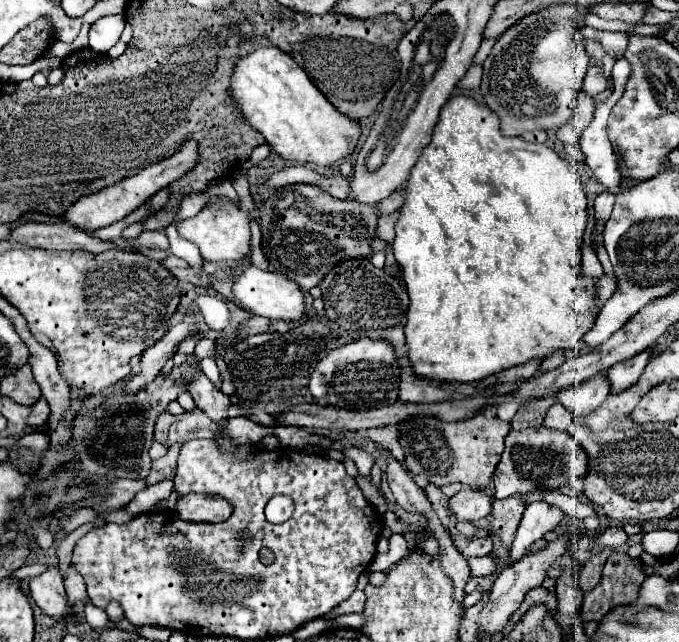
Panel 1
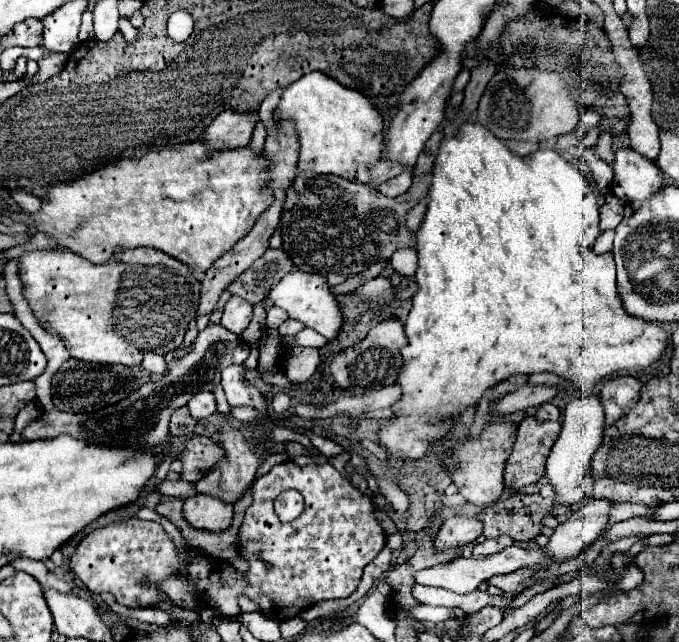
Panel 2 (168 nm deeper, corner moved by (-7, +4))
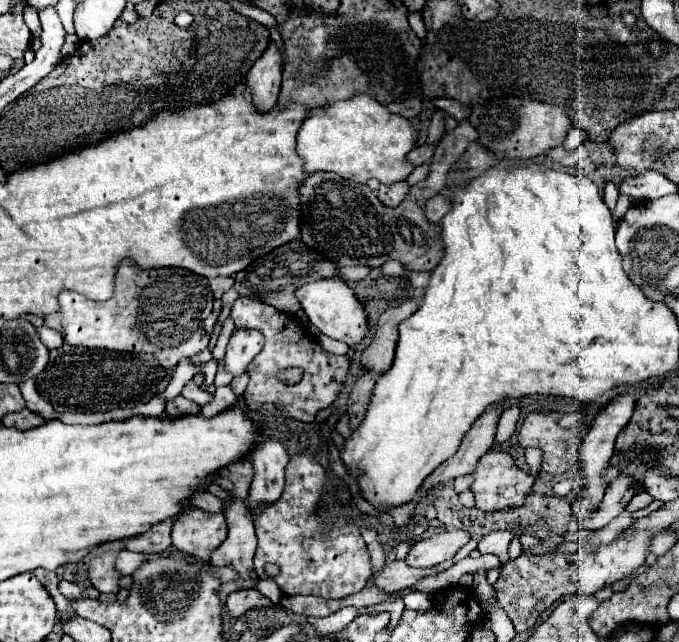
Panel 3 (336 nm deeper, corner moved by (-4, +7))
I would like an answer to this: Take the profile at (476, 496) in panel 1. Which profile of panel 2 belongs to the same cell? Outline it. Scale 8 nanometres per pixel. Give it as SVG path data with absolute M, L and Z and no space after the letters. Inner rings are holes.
M457 515L445 519L441 529L433 537L433 547L435 551L445 551L453 547L463 547L471 541L475 541L481 535L483 525L469 515Z

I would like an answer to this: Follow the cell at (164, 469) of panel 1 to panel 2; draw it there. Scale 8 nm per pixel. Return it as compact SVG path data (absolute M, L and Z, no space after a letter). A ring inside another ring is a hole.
M207 437L189 439L183 455L183 481L199 481L223 459L223 449Z

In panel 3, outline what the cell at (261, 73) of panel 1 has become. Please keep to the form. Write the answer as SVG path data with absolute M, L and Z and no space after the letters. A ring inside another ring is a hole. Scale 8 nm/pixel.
M354 94L344 102L334 102L316 110L310 118L304 120L302 128L298 130L298 146L296 152L304 162L304 172L334 172L352 182L368 182L370 178L380 180L382 184L392 184L398 180L406 180L412 172L412 166L406 162L406 154L414 148L416 130L410 122L398 114L388 112L378 100L370 98L368 94Z

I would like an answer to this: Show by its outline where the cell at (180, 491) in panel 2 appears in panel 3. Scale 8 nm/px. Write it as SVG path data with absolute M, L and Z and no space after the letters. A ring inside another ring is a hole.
M194 492L194 496L190 498L192 498L192 504L198 508L204 508L208 512L222 512L222 502L210 492L200 492L200 494Z

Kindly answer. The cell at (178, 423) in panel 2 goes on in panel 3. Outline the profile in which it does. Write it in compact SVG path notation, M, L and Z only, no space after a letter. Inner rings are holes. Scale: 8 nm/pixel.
M176 396L166 404L166 414L168 418L182 418L182 416L196 416L200 414L200 406L184 400L182 396Z

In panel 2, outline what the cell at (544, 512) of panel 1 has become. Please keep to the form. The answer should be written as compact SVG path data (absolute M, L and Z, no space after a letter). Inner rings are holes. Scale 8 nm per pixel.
M581 397L575 399L567 405L565 415L563 415L563 427L561 435L555 441L551 455L547 459L547 481L555 487L555 505L571 505L579 503L585 495L583 491L583 481L589 471L589 463L593 453L599 449L601 439L603 439L603 407L599 403L599 397Z

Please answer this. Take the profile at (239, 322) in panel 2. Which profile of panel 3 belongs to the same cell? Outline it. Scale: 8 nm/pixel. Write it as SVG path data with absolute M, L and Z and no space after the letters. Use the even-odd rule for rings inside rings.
M238 298L230 308L230 318L234 320L236 328L254 328L264 334L264 348L248 366L250 384L244 392L244 398L252 410L258 410L262 414L282 410L296 420L312 422L318 410L328 408L336 400L350 366L346 356L334 356L326 352L316 340L312 340L306 328L296 324L294 316L280 314L272 306L256 302L252 298ZM292 366L302 366L304 370L304 378L298 384L286 384L278 378L282 370Z

